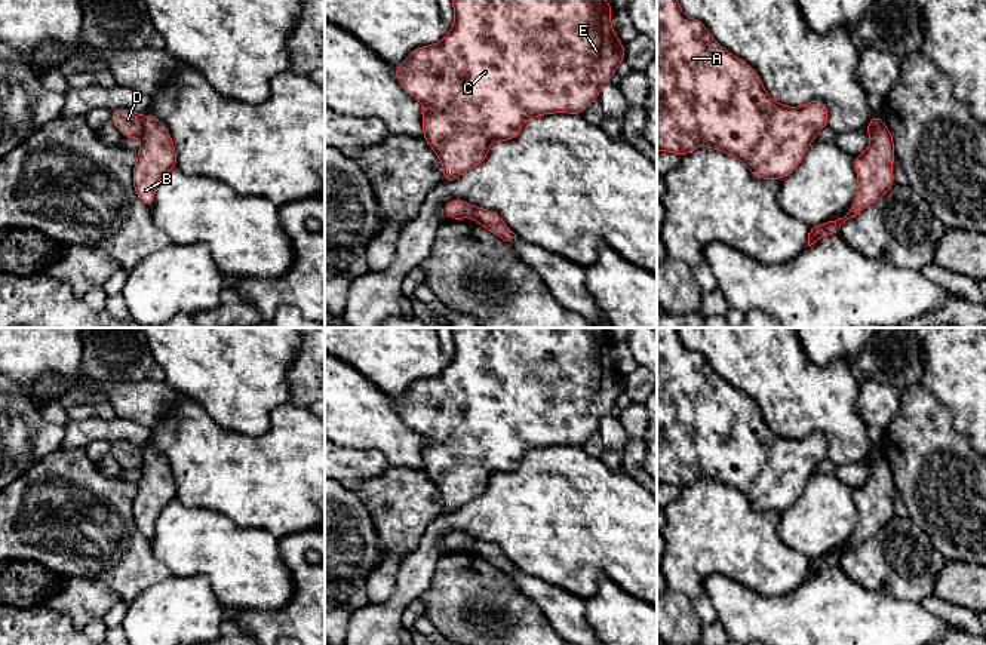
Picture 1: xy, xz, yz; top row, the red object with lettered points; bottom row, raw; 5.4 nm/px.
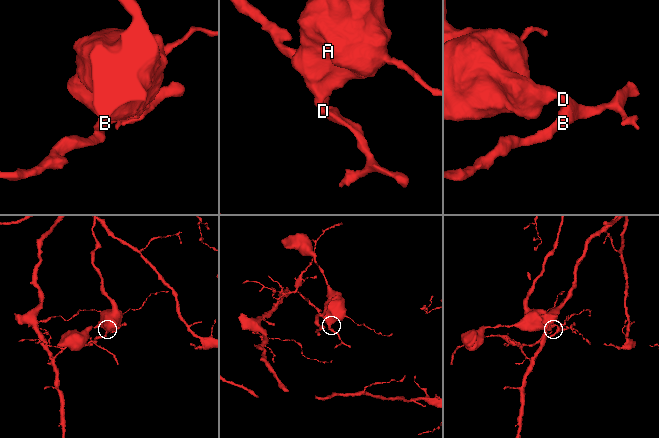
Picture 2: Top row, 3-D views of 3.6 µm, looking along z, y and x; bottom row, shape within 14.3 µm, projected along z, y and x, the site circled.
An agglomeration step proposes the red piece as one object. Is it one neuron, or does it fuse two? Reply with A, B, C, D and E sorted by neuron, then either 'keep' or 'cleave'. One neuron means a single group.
A C D E / B; cleave

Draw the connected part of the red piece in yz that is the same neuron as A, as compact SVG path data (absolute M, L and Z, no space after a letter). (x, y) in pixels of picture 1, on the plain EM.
M657 328L657 483L684 488L706 477L735 488L761 512L781 512L799 498L815 467L827 460L827 449L827 437L820 430L801 439L775 434L758 405L722 380L701 353L688 350L676 328Z

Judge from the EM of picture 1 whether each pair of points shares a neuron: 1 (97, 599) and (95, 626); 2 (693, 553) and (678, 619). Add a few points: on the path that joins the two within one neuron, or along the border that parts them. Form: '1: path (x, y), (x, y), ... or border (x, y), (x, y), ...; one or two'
1: border (103, 617), (92, 619), (82, 629); two
2: border (672, 587), (688, 601), (702, 624); two

